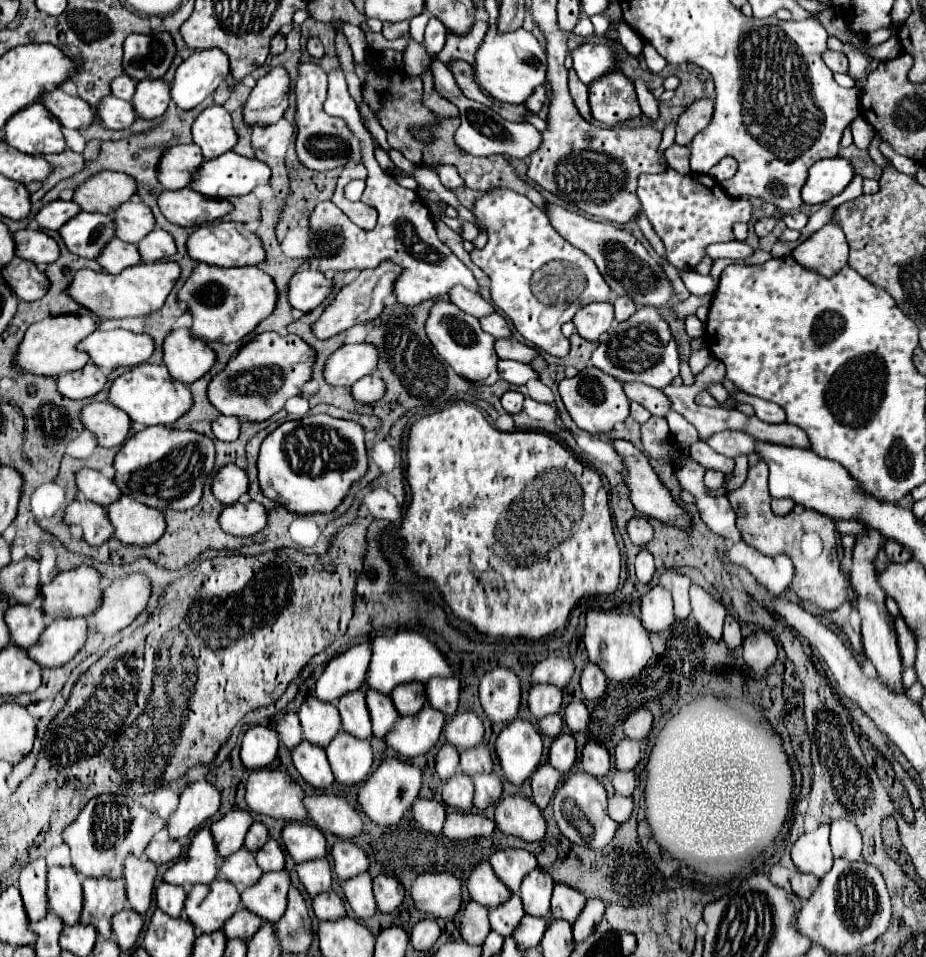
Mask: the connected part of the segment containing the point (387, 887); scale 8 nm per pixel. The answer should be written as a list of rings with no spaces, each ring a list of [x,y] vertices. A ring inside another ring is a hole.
[[[378,874],[374,878],[374,896],[380,912],[392,912],[402,904],[406,892],[404,886],[394,876]]]

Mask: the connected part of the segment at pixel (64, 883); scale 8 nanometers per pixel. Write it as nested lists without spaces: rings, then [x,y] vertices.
[[[72,866],[48,868],[48,904],[64,924],[72,926],[80,920],[82,912],[82,884]]]

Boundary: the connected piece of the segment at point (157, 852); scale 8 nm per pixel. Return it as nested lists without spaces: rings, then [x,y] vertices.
[[[152,840],[146,848],[146,856],[156,864],[170,864],[180,858],[180,852],[182,852],[182,844],[178,840],[168,840],[168,842]]]

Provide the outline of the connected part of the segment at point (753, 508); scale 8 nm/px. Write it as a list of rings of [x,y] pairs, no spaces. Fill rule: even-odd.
[[[752,466],[748,470],[748,480],[734,492],[728,492],[728,500],[738,514],[738,530],[746,544],[754,546],[762,554],[776,556],[788,554],[794,562],[792,590],[800,600],[808,600],[822,610],[836,610],[846,600],[856,602],[856,592],[848,576],[842,574],[838,554],[836,554],[836,524],[832,518],[822,516],[815,510],[796,505],[790,514],[778,516],[770,508],[768,494],[768,468]]]

